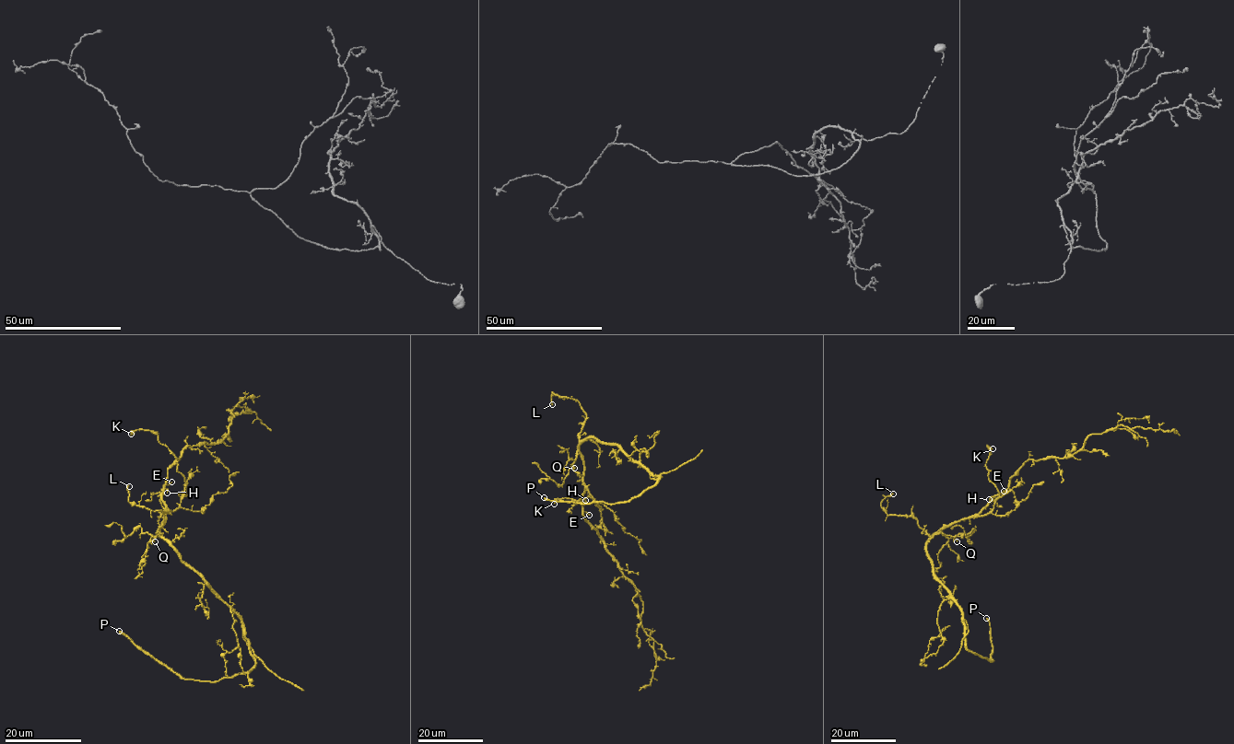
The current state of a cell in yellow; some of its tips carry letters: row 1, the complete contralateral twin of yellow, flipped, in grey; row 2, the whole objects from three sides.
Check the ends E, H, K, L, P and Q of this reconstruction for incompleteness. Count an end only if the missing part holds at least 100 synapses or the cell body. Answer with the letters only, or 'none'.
P

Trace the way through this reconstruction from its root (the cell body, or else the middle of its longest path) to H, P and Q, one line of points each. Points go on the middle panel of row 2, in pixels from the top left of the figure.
H: (582, 456), (584, 494), (581, 503), (583, 505), (585, 500)
P: (582, 456), (580, 446), (588, 438), (615, 443), (650, 473), (661, 476), (637, 496), (611, 505), (544, 497)
Q: (582, 456), (577, 453), (574, 468)

